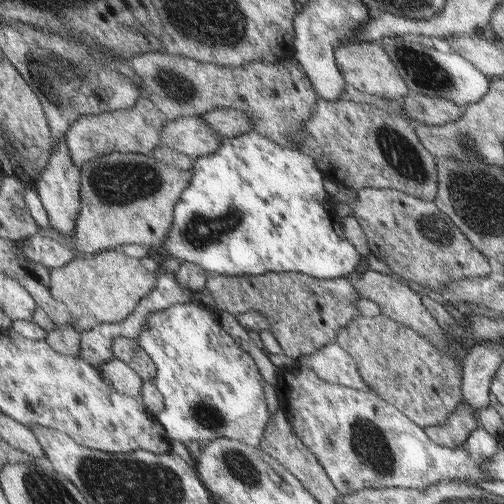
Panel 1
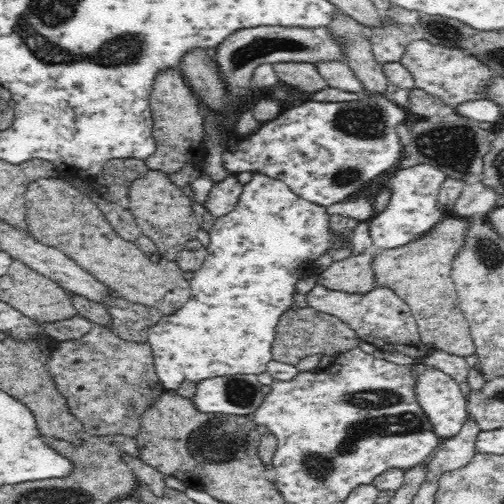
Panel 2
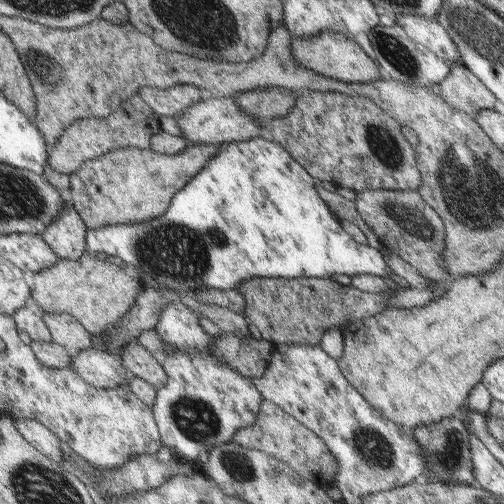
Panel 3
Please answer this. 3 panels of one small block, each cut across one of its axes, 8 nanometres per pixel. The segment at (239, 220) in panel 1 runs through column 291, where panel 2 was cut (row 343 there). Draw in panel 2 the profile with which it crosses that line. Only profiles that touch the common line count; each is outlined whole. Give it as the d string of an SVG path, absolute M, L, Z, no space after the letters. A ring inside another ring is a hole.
M254 172L254 178L244 186L236 208L216 220L216 228L210 234L212 246L208 248L204 266L190 274L192 298L186 306L174 314L164 316L148 332L148 344L154 350L154 364L160 382L166 392L178 392L184 382L204 382L208 378L262 374L272 362L272 342L280 316L294 304L296 288L288 282L298 282L306 272L298 270L294 258L318 260L330 248L330 214L324 206L312 204L294 194L282 180Z

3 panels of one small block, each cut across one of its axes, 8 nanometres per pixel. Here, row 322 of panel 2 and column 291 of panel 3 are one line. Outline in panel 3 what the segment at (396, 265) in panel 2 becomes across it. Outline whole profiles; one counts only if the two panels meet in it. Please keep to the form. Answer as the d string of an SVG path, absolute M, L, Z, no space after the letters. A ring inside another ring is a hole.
M263 400L257 420L249 428L237 432L235 444L241 444L249 450L259 450L263 454L271 454L279 460L287 460L287 464L291 464L291 468L295 468L297 474L301 474L305 480L311 480L313 484L317 484L321 488L333 486L337 466L335 466L335 458L331 456L327 446L319 438L315 438L315 434L311 430L307 430L291 414L287 414L283 408L279 408L273 402ZM293 458L303 458L303 460L295 462ZM289 460L293 460L293 462L289 462Z

